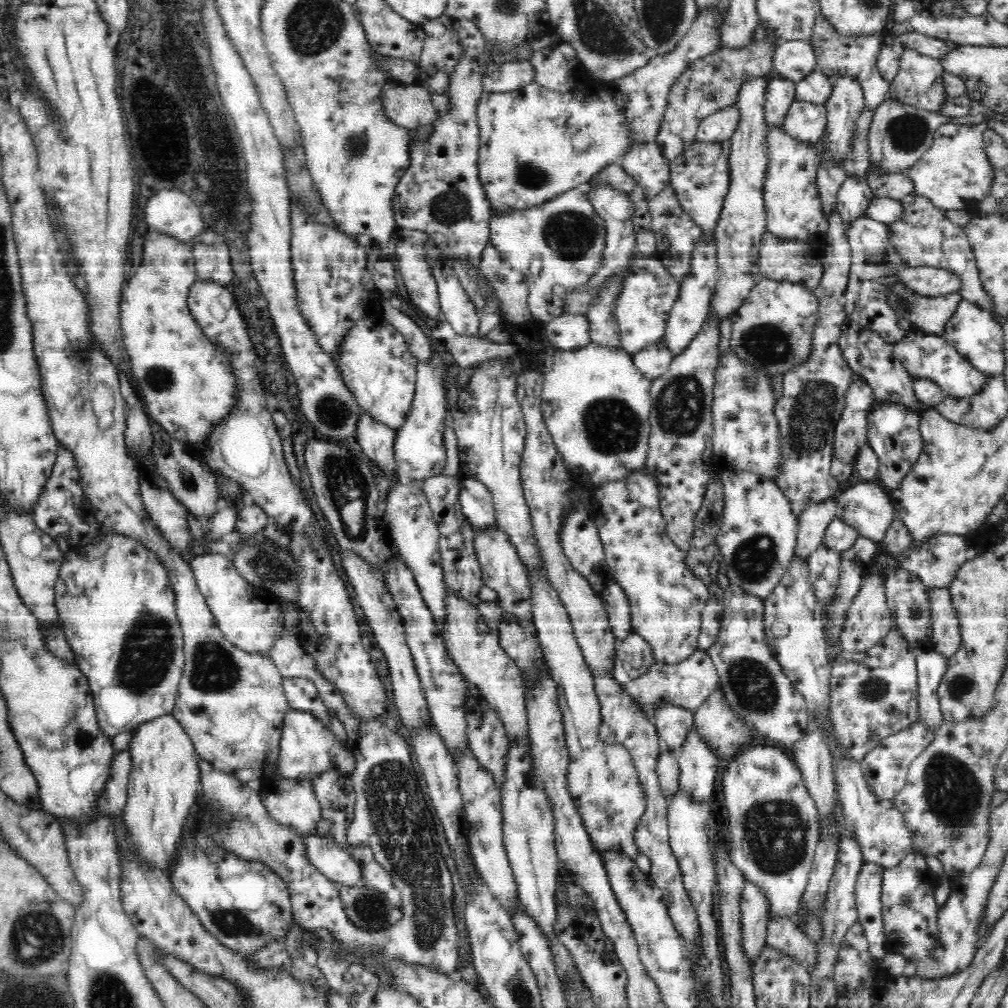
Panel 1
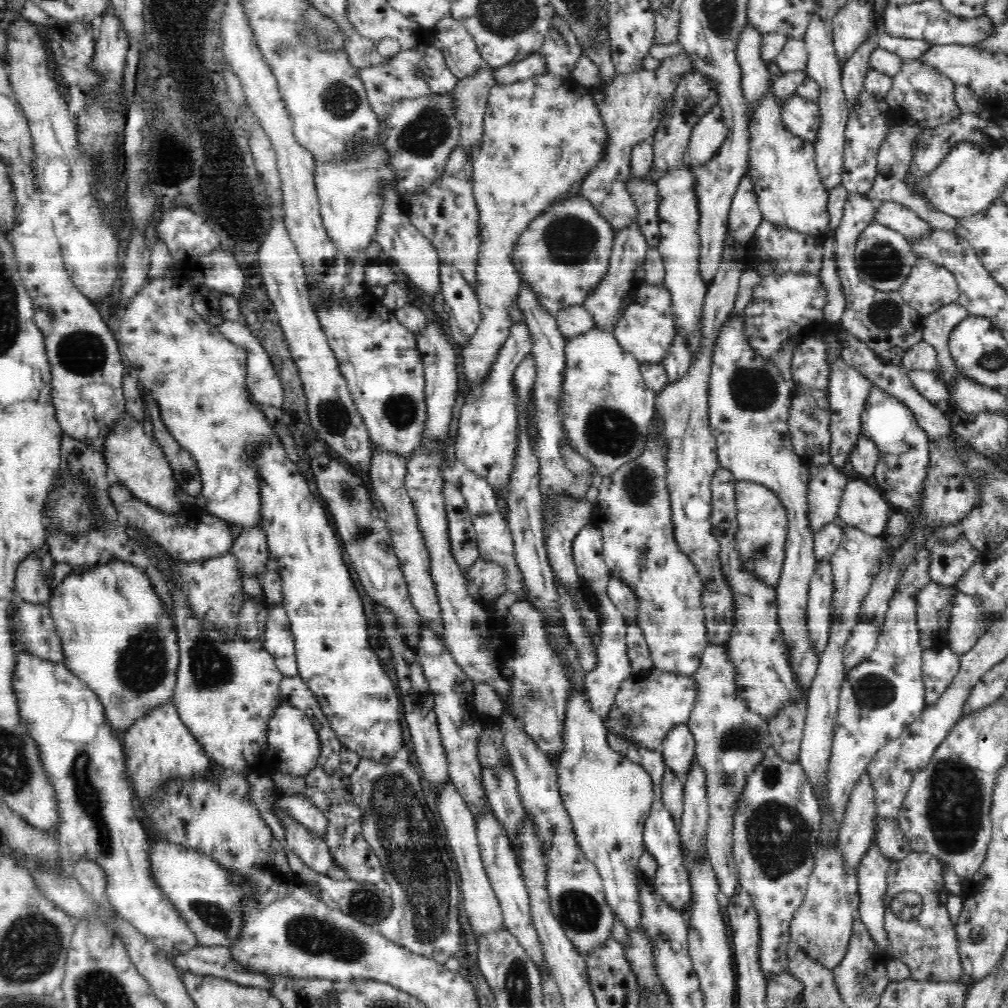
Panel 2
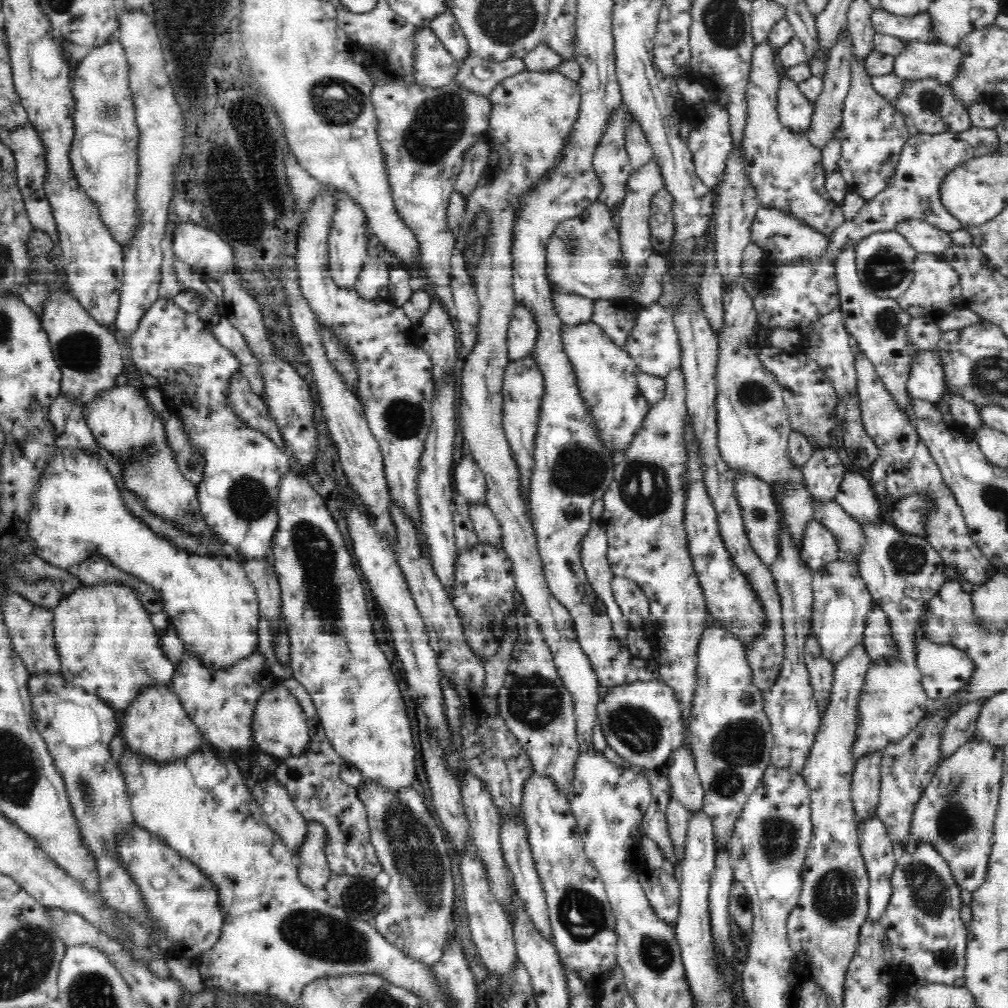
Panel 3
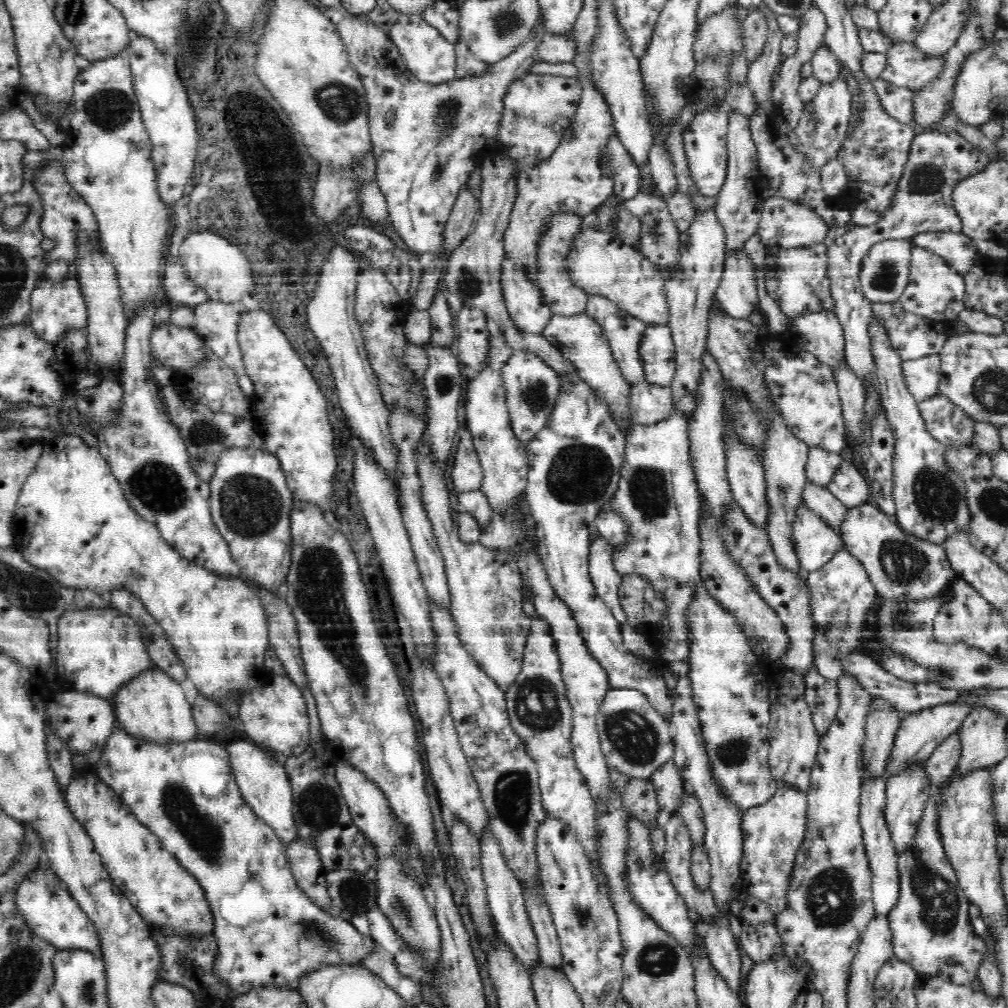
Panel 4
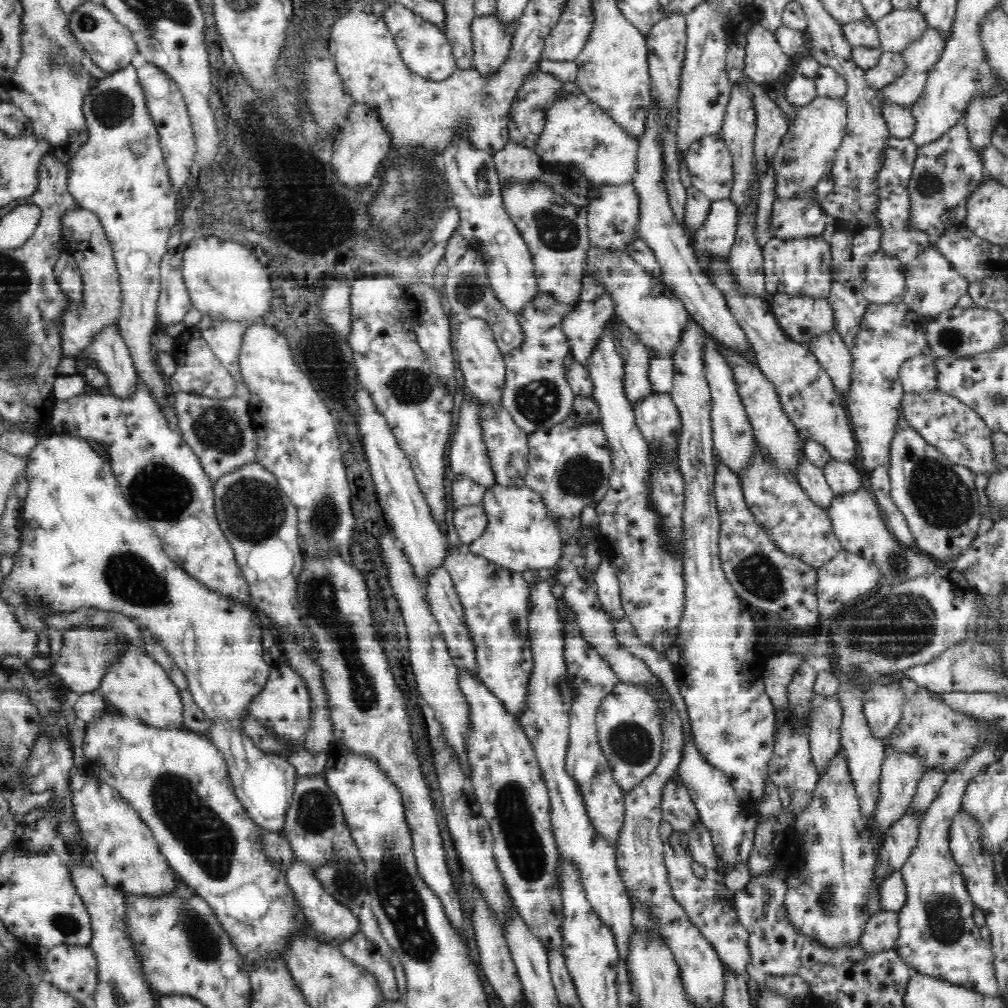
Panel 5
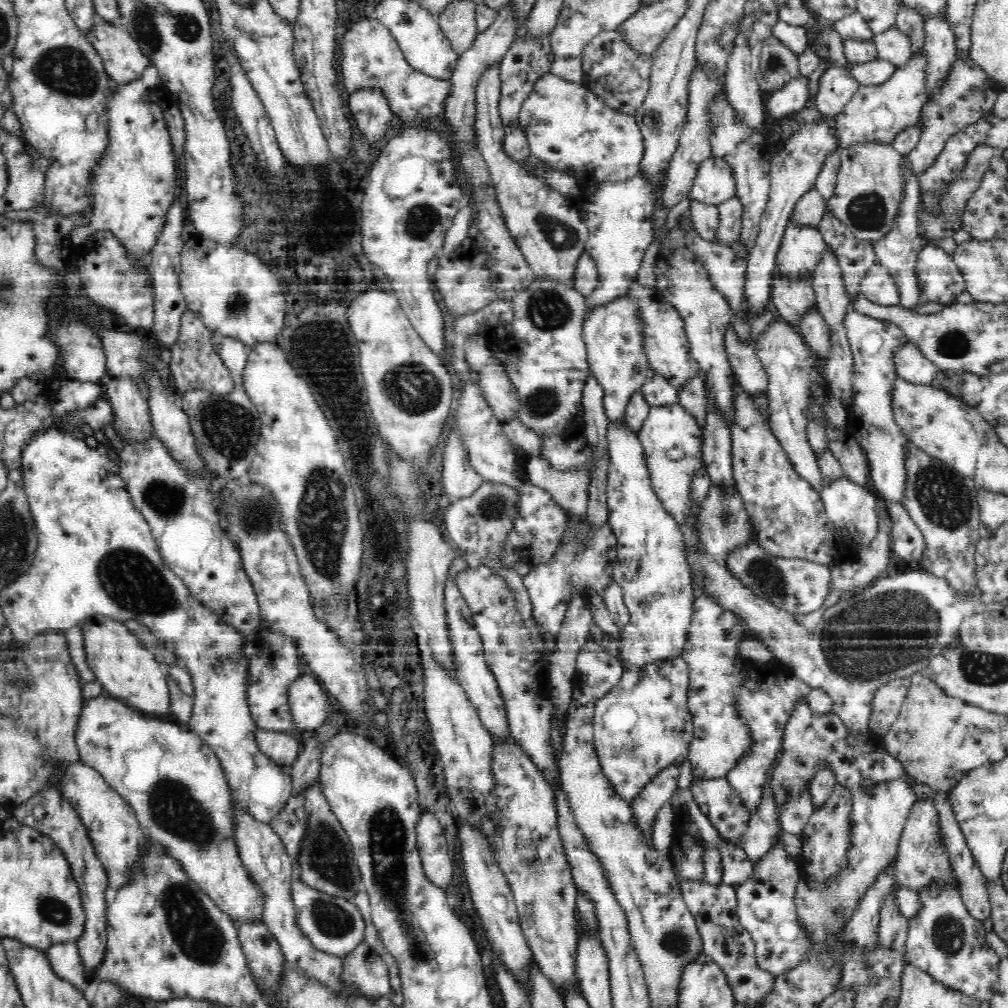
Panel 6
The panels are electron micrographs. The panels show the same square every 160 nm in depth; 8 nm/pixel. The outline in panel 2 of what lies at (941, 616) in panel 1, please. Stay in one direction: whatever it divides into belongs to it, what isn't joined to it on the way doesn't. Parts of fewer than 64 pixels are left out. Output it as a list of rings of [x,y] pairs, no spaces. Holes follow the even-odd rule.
[[[956,593],[948,629],[948,647],[960,656],[966,654],[989,631],[995,618],[996,612],[985,606],[981,596]]]

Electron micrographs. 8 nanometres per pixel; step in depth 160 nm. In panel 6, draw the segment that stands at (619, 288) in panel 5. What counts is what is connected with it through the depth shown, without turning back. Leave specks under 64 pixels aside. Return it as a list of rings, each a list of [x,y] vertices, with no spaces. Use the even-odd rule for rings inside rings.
[[[637,283],[635,286],[632,285],[628,293],[639,298],[641,302],[643,319],[645,320],[645,353],[650,367],[680,394],[694,378],[699,378],[699,374],[702,372],[698,361],[689,351],[685,324],[680,313],[670,303]]]

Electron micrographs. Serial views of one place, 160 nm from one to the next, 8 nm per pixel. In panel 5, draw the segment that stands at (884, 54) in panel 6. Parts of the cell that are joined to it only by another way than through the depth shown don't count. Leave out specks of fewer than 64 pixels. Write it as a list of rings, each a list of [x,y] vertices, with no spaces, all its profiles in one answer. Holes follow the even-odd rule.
[[[894,9],[875,26],[879,35],[880,50],[900,54],[929,30],[919,10],[910,9],[904,12]]]

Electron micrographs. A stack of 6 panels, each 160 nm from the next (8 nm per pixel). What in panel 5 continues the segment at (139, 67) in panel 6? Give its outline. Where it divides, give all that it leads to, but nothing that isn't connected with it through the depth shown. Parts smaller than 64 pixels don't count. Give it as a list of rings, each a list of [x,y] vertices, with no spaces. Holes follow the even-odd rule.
[[[84,2],[70,17],[70,31],[74,33],[74,38],[82,44],[82,48],[101,70],[114,74],[132,64],[134,56],[139,52],[138,47],[131,38],[131,33],[118,23],[118,19],[108,9]]]

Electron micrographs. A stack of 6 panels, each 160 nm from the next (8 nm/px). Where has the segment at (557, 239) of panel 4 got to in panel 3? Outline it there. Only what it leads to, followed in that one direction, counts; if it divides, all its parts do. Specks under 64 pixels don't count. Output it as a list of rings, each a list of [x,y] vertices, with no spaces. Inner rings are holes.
[[[557,284],[552,286],[552,307],[564,324],[580,324],[591,320],[593,299],[576,292],[568,292]]]

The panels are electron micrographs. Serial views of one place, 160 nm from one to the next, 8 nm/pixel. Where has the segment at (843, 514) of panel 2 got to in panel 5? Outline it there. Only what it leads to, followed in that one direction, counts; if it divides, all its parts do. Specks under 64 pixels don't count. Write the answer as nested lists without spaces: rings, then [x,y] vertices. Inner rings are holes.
[[[830,458],[822,468],[825,479],[834,494],[852,492],[864,481],[864,472],[860,467],[840,462],[834,458]]]

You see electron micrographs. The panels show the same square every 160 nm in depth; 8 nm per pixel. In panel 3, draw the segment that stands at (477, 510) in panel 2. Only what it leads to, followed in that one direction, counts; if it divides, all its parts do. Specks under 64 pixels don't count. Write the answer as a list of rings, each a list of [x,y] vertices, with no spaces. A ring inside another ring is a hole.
[[[466,442],[460,450],[460,454],[462,454],[462,460],[454,467],[453,473],[454,486],[459,500],[467,500],[470,503],[484,503],[486,481]]]

